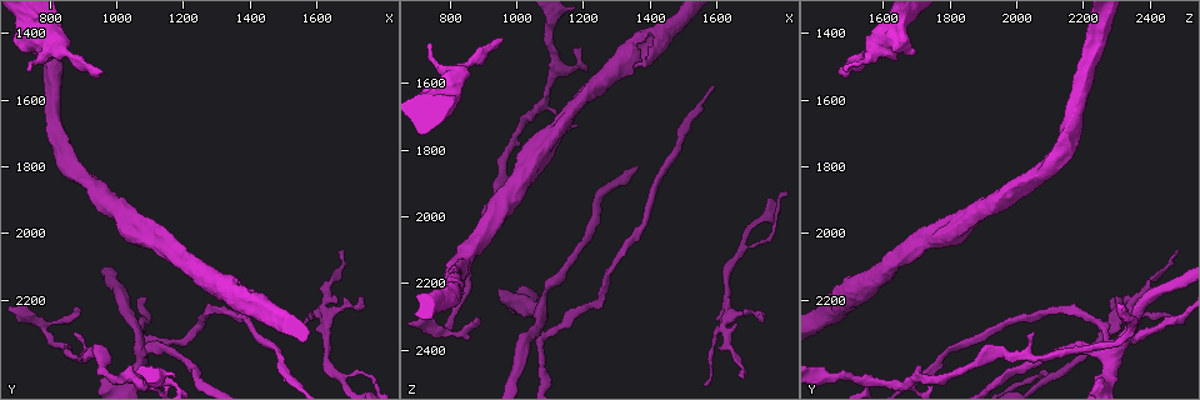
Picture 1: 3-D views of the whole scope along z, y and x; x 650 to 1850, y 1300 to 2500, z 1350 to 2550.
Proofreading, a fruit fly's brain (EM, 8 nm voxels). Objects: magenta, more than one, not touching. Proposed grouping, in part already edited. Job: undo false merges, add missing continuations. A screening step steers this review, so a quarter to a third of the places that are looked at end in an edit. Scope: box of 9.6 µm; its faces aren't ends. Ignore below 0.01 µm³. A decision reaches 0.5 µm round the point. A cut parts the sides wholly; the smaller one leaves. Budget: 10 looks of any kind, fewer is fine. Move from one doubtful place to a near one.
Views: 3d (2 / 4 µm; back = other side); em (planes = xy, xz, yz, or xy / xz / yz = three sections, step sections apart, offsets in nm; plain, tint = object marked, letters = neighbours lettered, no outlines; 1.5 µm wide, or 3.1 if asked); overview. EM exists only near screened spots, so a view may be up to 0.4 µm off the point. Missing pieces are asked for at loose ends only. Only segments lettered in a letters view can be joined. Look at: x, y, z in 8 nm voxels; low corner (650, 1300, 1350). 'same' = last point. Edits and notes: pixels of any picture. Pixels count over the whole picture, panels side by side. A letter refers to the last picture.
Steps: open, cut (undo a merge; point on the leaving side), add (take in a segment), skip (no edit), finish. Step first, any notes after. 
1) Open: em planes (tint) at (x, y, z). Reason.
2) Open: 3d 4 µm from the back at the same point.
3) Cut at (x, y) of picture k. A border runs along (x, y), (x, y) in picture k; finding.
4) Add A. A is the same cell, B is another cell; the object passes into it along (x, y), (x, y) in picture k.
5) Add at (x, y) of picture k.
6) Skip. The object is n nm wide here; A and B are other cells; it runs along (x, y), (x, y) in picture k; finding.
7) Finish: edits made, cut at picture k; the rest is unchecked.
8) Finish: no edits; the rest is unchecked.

Open: em planes (plain) at (1070, 2310, 2330). Four-way junction.

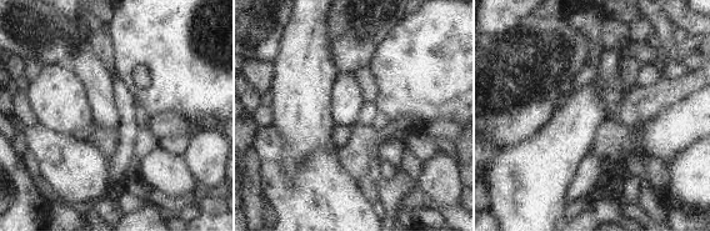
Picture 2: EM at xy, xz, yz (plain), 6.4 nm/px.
Open: em planes (tint) at the same point.

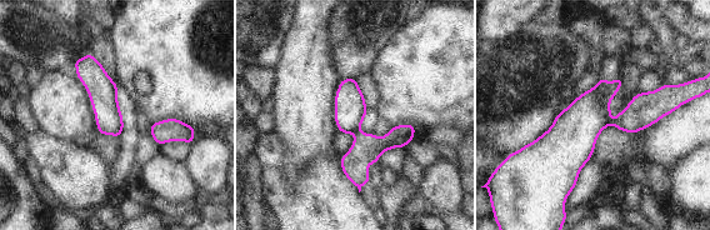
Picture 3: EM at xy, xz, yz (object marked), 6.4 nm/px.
Open: em planes (letters) at the same point. See the neighbours.

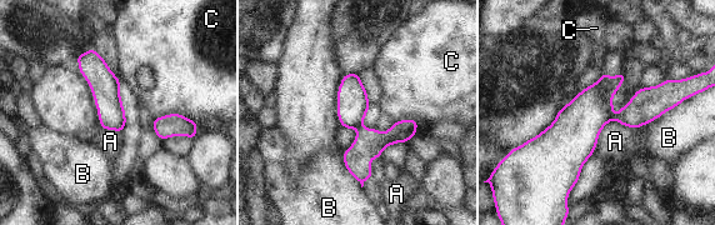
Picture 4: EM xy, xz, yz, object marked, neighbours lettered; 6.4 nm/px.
Cut at (369, 144) of picture 4. A, B and C are other cells; a border runs along (361, 125), (358, 129) in picture 4; two neurons meet here.

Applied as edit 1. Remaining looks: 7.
Open: em planes (letters) at (1750, 2190, 2310). Tapers out.

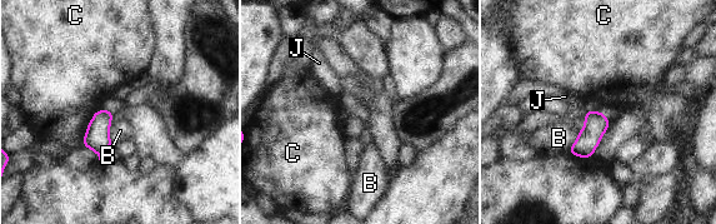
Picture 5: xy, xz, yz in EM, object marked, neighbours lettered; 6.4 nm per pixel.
Skip. The object is 130 nm wide here; B, C and J are other cells; a border runs along (113, 118), (110, 124), (111, 144) in picture 5; none of them fits.

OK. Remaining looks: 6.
Open: overview. See it whole again.

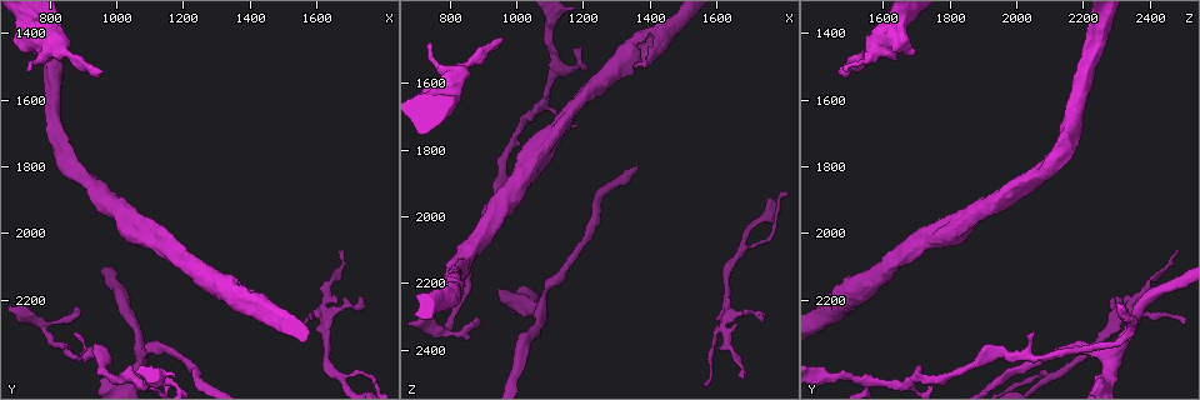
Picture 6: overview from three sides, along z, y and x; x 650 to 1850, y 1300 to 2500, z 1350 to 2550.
Open: 3d 4 µm at (950, 1520, 1470). Branch stops here.

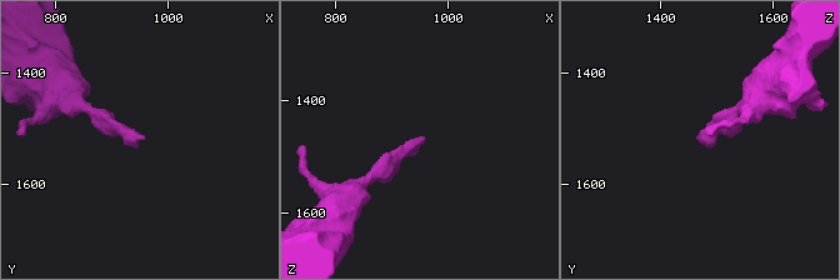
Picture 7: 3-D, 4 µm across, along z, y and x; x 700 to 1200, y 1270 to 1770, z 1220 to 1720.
Open: em planes (letters) at (960, 1525, 1470). Now the EM.

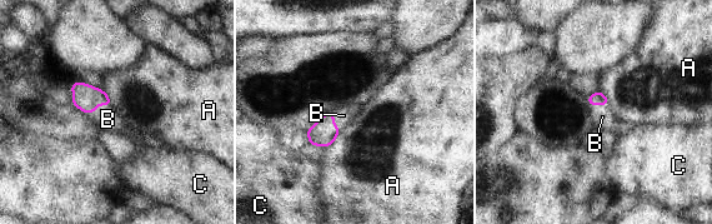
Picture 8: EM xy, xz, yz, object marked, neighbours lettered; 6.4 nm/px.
Add at (108, 119) of picture 8. B is the same cell, A and C are other cells; the object passes into it along (86, 98), (99, 104), (108, 119) in picture 8; it goes on there.

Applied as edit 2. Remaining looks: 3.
Open: overview.

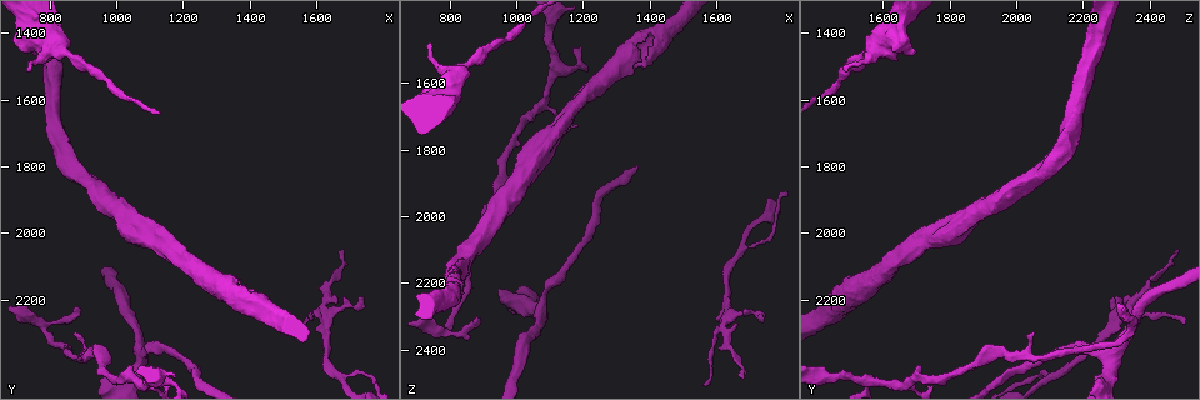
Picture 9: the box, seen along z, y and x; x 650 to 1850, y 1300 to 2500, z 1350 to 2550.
Open: em planes (letters) at (740, 1510, 1490).

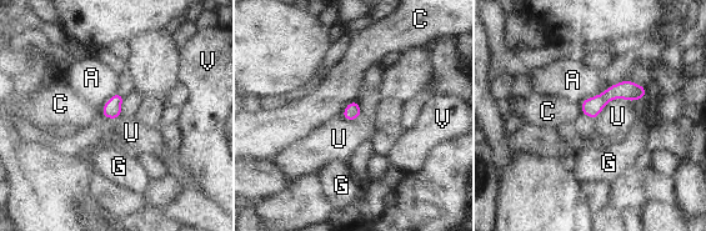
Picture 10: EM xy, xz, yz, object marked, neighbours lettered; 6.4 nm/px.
Skip. A, C, G, U and V are other cells; it runs along (641, 90), (614, 91), (585, 110) in picture 10; none of them fits.

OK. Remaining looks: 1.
Finish: edits made, cut at picture 4, add at picture 8; the rest is unchecked.

